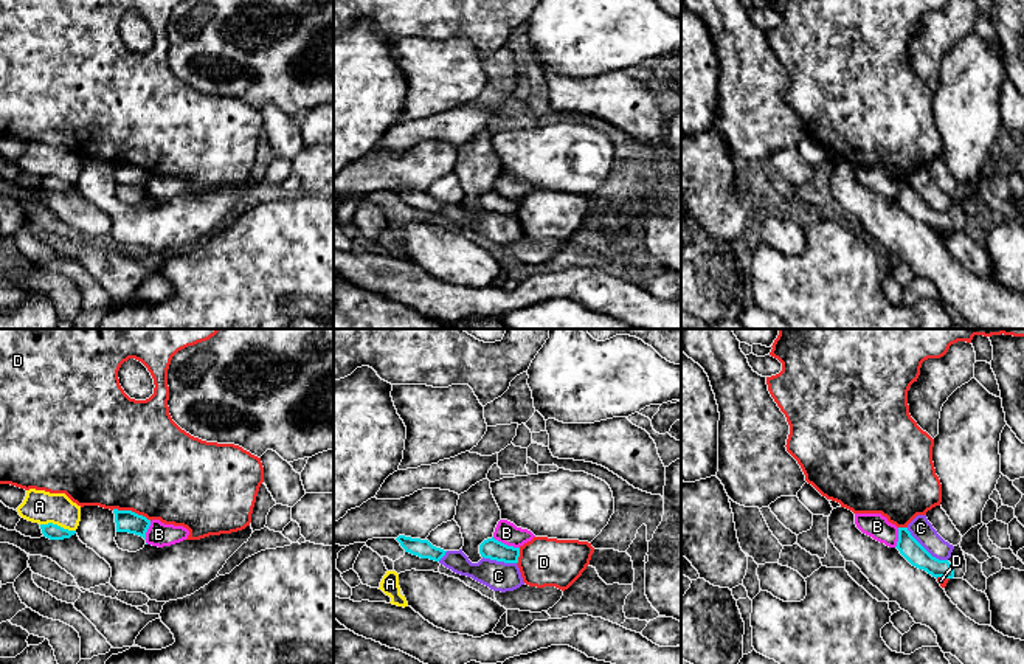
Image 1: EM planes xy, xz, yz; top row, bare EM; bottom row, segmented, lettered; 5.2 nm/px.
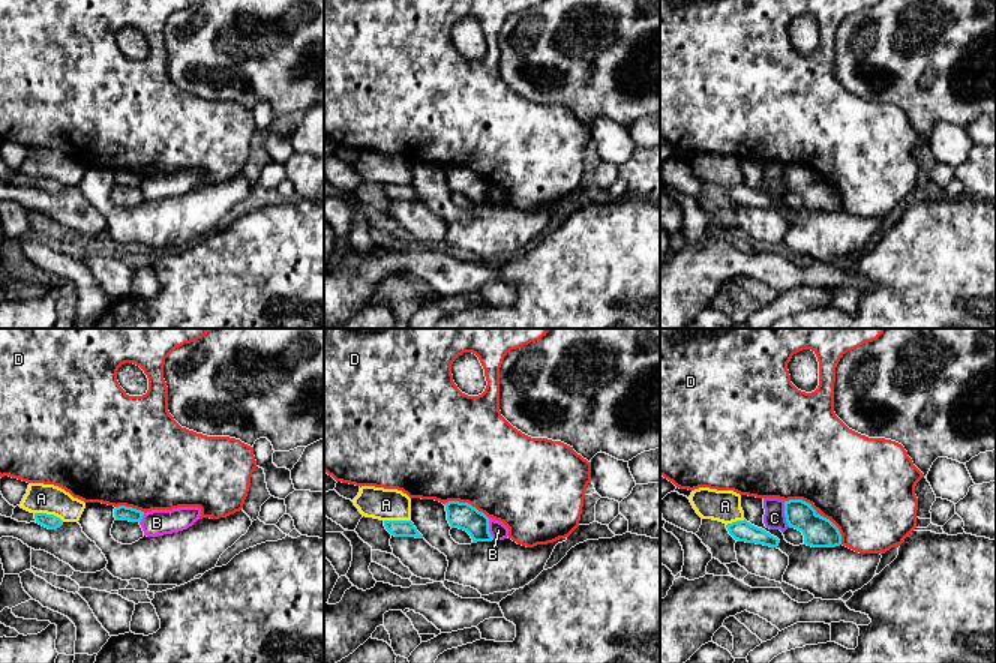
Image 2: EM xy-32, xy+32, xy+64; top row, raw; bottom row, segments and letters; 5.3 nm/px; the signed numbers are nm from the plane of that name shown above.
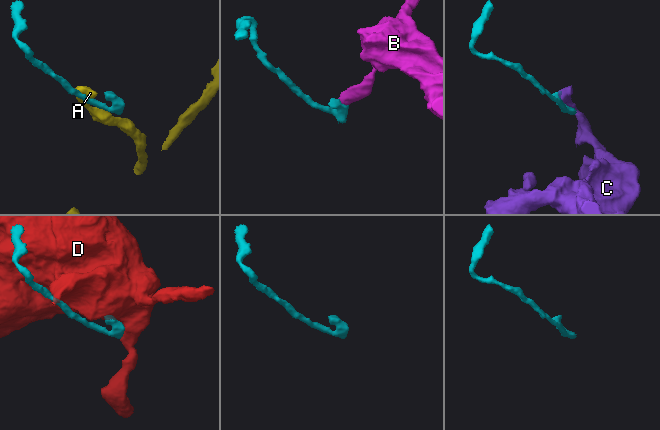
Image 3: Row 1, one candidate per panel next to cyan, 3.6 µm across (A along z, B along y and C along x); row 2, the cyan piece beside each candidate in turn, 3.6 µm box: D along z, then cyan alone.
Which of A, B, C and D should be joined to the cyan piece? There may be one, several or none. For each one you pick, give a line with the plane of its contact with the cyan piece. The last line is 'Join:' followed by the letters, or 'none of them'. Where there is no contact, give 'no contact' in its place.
Join: none of them

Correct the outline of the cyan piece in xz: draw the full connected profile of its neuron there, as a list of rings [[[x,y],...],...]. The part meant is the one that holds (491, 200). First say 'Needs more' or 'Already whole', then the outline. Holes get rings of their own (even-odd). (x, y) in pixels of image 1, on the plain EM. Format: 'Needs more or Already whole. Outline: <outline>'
Already whole. Outline: [[[492,189],[479,197],[479,206],[496,214],[518,216],[520,200],[507,199]]]

